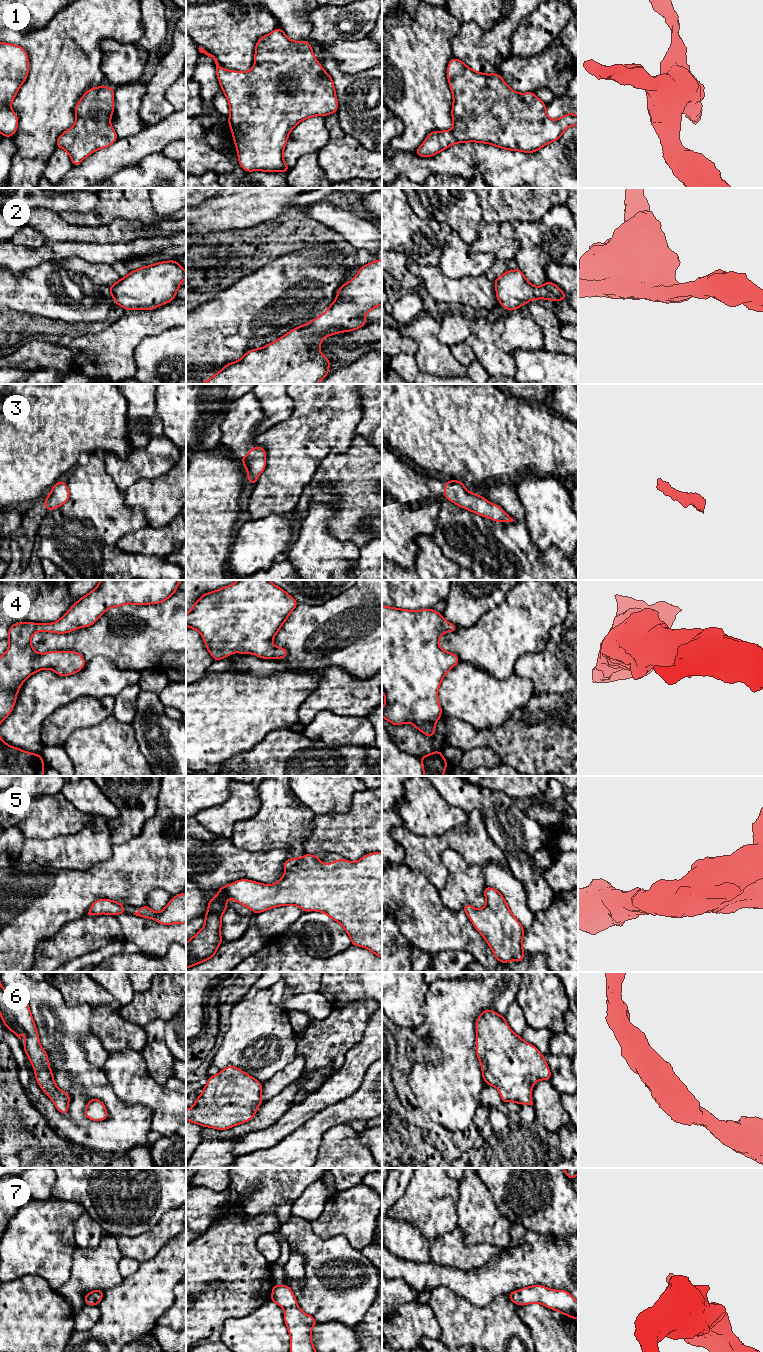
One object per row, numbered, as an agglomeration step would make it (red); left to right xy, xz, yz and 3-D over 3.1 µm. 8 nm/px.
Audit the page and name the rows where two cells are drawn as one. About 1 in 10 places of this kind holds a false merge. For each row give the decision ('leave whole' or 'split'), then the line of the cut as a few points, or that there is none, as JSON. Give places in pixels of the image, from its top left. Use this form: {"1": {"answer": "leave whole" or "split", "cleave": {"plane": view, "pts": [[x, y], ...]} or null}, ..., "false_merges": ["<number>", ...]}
{"1": {"answer": "leave whole", "cleave": null}, "2": {"answer": "leave whole", "cleave": null}, "3": {"answer": "leave whole", "cleave": null}, "4": {"answer": "leave whole", "cleave": null}, "5": {"answer": "leave whole", "cleave": null}, "6": {"answer": "leave whole", "cleave": null}, "7": {"answer": "leave whole", "cleave": null}, "false_merges": []}

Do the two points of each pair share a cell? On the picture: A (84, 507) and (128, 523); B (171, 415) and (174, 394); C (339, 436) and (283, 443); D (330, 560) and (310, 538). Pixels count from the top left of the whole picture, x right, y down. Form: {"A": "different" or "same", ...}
{"A": "same", "B": "same", "C": "same", "D": "same"}

